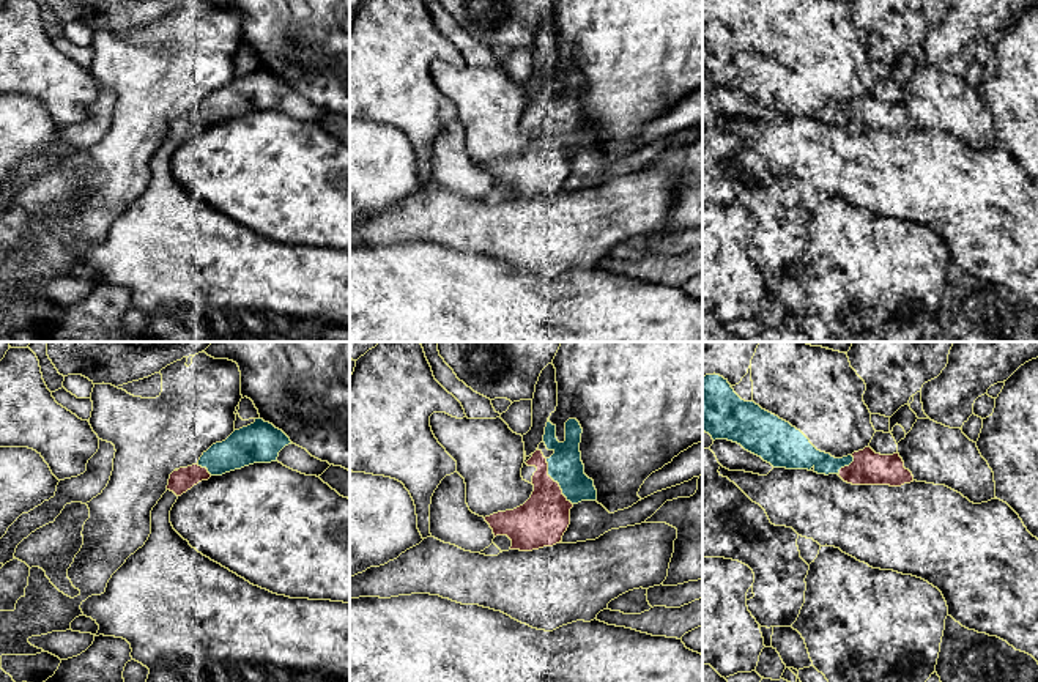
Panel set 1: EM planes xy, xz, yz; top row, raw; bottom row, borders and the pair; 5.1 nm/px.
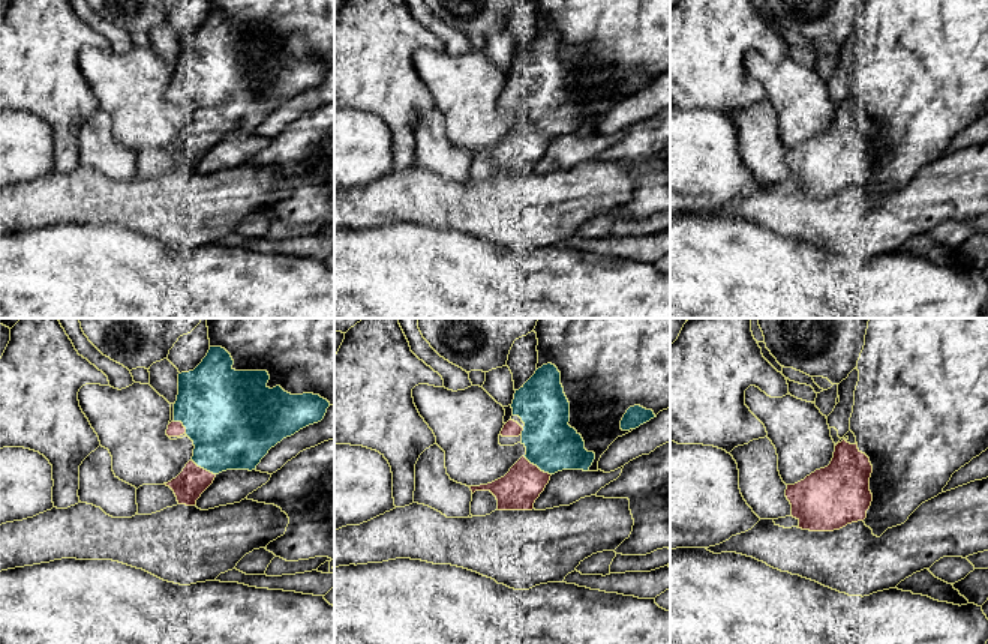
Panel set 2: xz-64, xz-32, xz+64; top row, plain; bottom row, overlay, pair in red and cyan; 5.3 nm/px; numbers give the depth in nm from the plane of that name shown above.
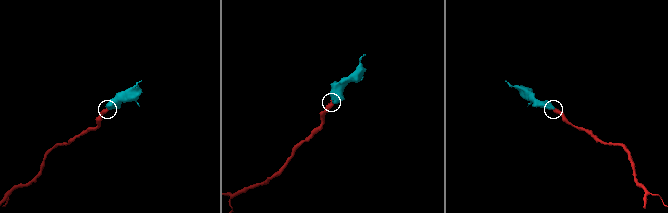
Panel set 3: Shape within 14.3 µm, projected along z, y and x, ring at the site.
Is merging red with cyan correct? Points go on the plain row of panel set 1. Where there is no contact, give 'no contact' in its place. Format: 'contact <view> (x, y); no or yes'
contact xz (556, 129); yes

